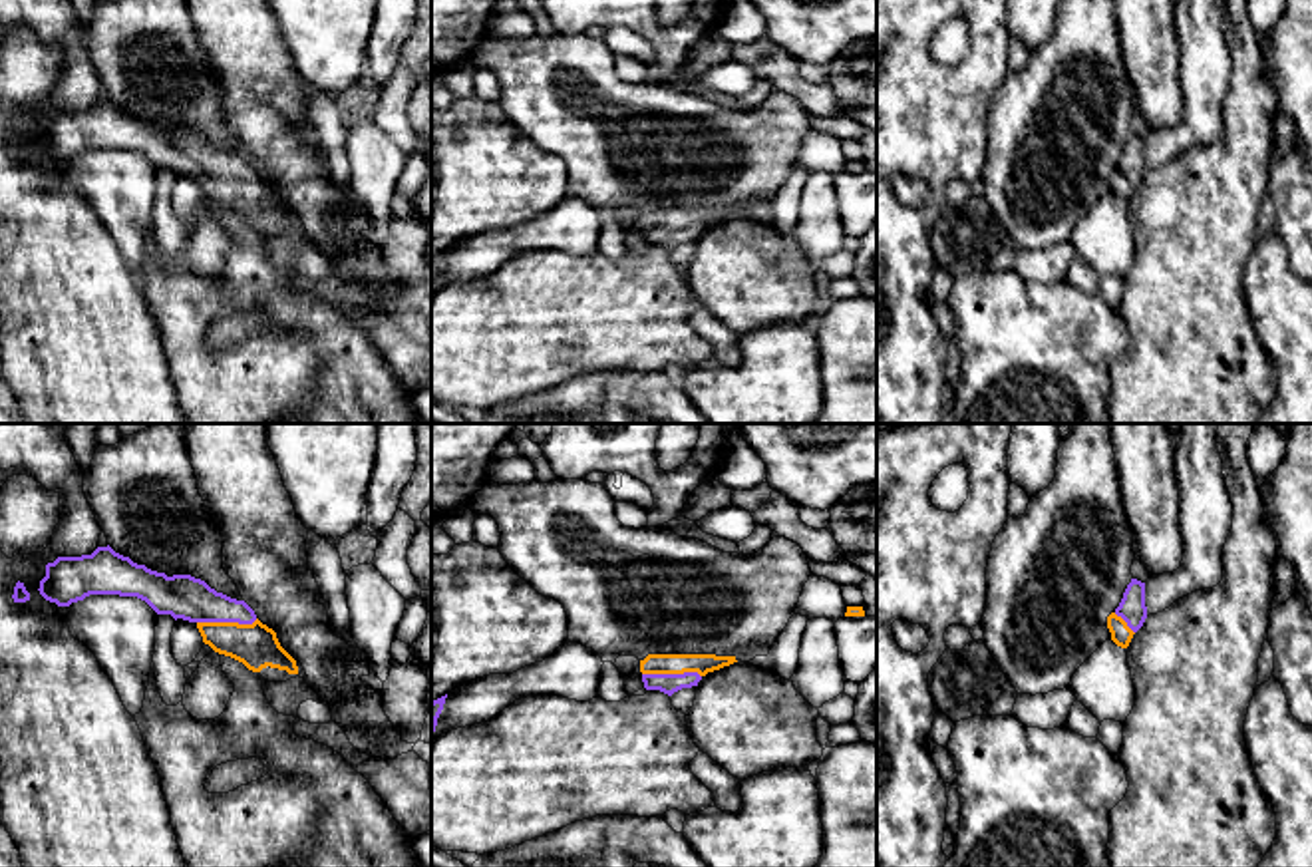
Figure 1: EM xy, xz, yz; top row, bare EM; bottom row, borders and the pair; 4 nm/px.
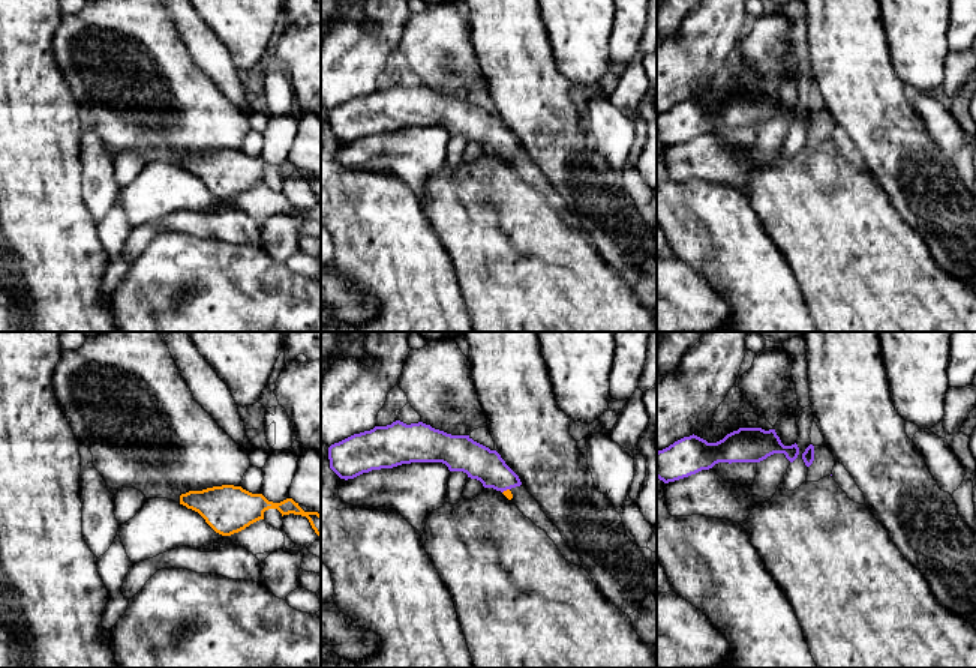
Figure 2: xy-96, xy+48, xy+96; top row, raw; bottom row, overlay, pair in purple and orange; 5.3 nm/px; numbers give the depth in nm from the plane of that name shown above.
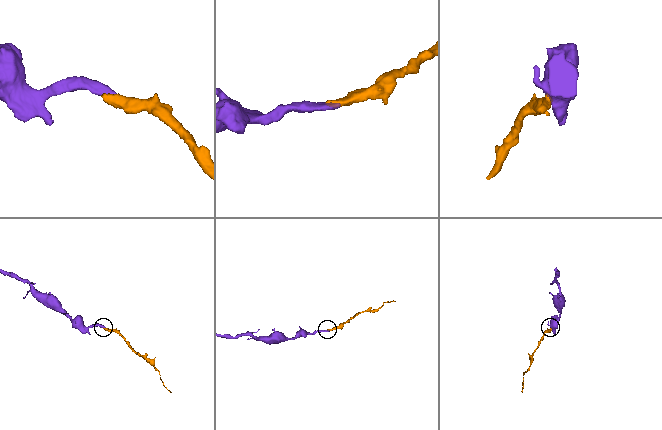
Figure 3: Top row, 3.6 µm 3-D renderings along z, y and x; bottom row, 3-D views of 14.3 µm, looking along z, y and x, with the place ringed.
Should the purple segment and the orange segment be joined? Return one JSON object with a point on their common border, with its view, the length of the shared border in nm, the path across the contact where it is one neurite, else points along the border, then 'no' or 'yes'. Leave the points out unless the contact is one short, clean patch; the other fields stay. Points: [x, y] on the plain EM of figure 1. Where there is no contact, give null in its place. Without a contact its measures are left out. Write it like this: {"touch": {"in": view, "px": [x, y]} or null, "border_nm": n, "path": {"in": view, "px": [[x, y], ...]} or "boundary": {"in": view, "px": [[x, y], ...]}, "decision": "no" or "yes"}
{"touch": {"in": "xy", "px": [227, 175]}, "border_nm": 240, "path": {"in": "xy", "px": [[185, 152], [227, 175], [255, 199]]}, "decision": "yes"}

